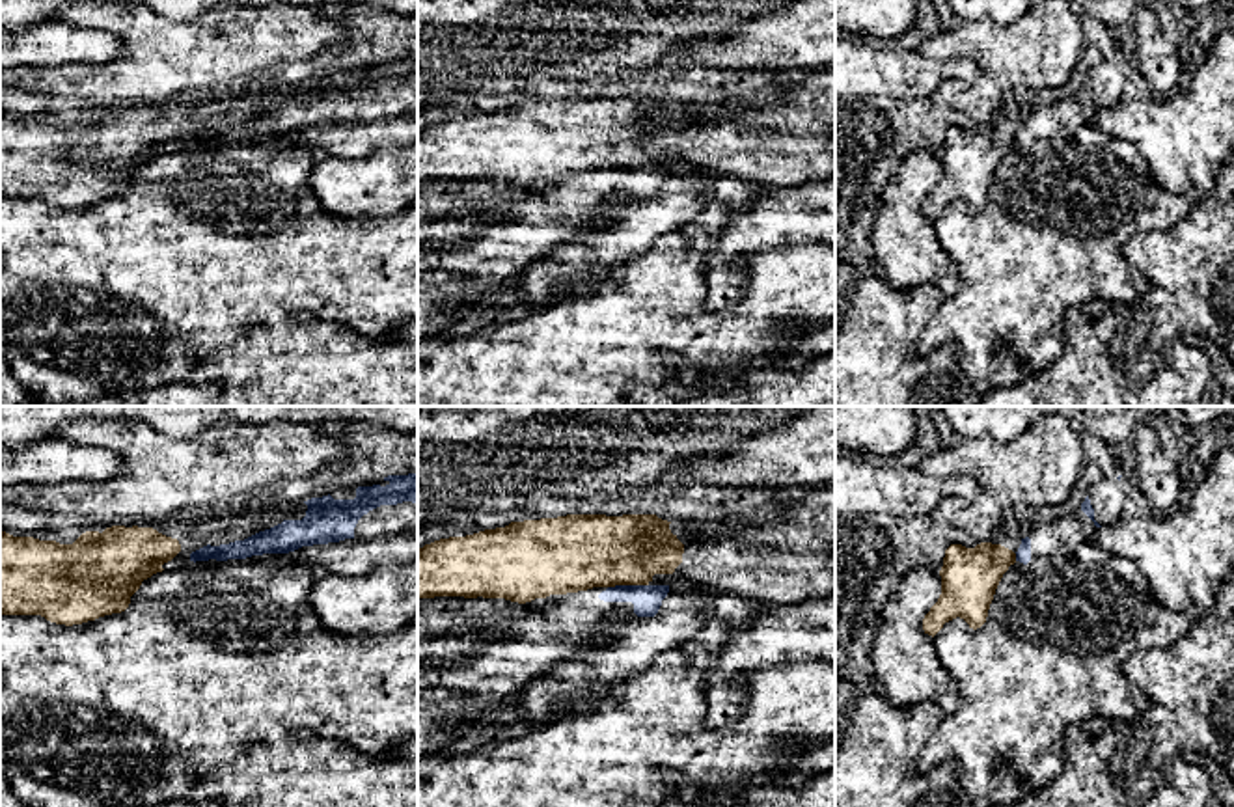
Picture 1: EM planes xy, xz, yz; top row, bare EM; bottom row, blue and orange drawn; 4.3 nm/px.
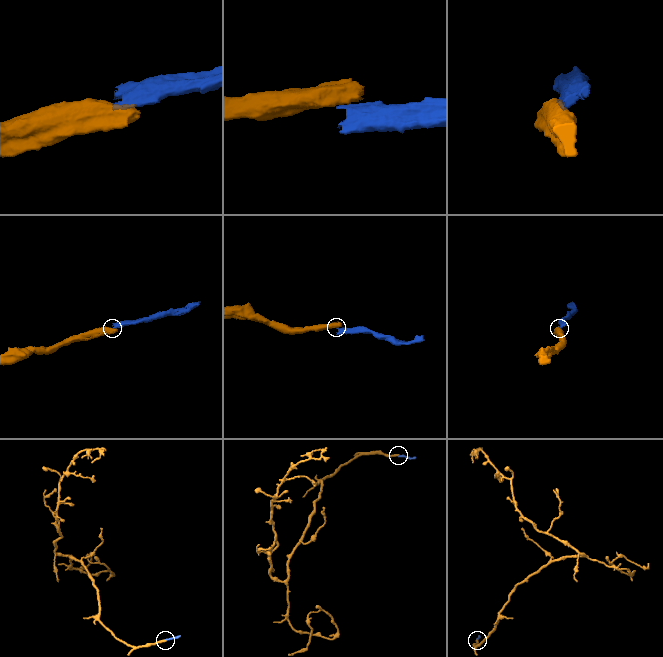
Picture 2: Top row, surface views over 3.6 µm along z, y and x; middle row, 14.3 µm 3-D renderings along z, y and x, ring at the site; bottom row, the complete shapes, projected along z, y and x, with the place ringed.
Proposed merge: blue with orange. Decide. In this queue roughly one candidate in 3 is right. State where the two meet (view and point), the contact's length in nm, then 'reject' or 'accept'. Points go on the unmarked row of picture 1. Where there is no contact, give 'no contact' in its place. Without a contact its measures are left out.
meets blue in xz at (627, 168); contact 180 nm long; reject

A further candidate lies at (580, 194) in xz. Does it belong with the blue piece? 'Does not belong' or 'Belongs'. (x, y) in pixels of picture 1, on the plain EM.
Belongs

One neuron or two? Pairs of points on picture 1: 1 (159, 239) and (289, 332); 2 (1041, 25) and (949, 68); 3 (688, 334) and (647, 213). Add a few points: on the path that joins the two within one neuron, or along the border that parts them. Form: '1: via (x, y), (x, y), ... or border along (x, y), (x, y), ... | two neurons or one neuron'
1: border along (291, 314), (256, 325), (243, 349) | two neurons
2: border along (927, 56), (970, 56), (981, 71) | two neurons
3: border along (692, 220), (664, 232), (644, 254), (621, 263) | two neurons

